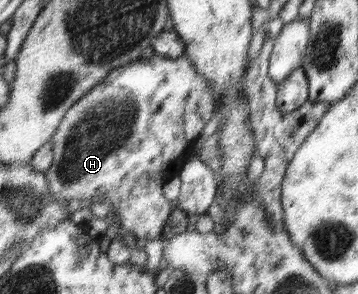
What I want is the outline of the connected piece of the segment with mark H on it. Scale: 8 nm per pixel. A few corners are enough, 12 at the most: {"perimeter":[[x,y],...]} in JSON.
{"perimeter":[[185,56],[108,72],[49,141],[67,216],[159,238],[215,107]]}

